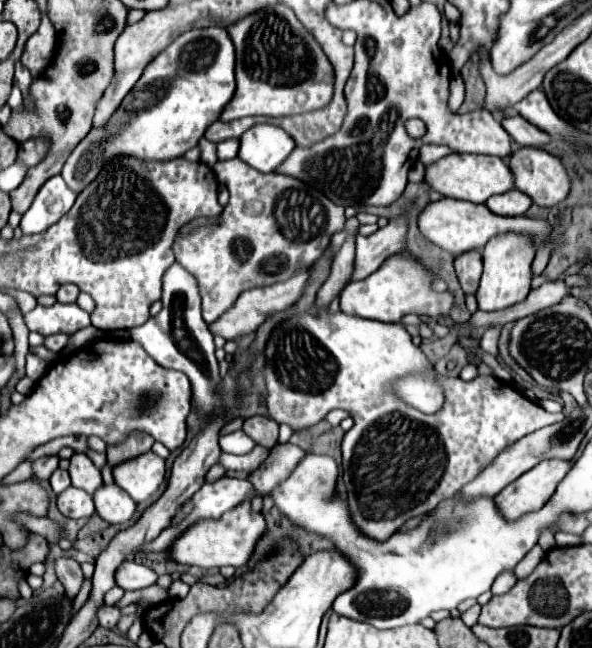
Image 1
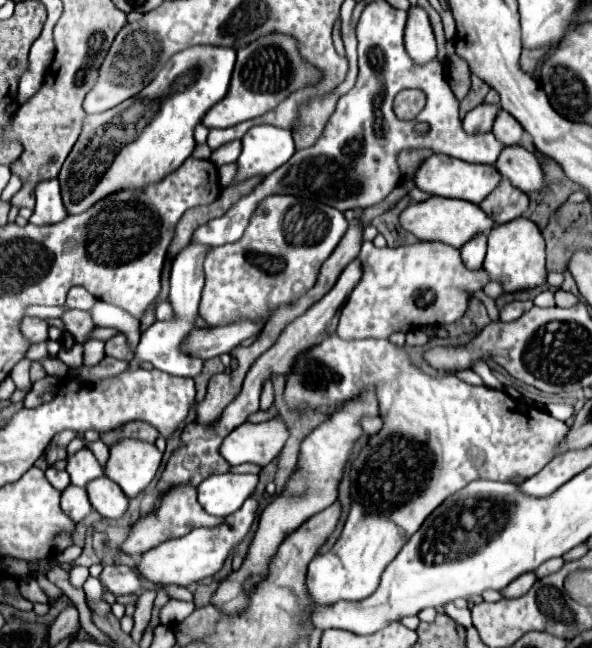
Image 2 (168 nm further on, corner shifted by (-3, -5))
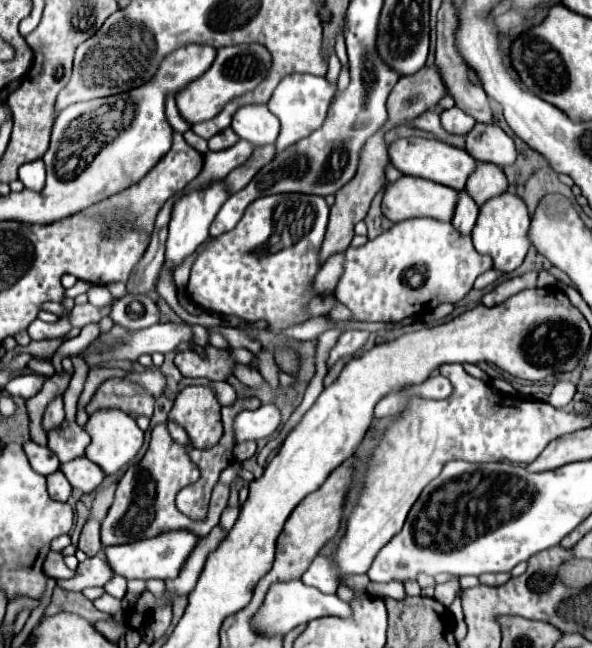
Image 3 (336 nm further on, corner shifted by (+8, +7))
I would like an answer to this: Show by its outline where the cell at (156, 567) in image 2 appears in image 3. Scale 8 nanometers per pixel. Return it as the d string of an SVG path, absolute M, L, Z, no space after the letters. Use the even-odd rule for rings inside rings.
M171 530L171 532L161 532L153 538L143 538L143 540L121 544L121 546L107 546L105 554L107 554L109 566L113 568L113 572L127 580L131 578L173 580L179 576L183 564L187 562L197 542L199 542L199 536L193 534L191 530Z

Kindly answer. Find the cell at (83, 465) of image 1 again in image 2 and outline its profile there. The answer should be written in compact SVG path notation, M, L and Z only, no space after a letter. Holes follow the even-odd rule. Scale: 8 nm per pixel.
M82 448L76 454L68 456L66 462L68 462L66 464L66 472L70 474L70 480L76 486L86 486L90 480L100 478L104 474L104 470L98 464L96 456L88 448Z

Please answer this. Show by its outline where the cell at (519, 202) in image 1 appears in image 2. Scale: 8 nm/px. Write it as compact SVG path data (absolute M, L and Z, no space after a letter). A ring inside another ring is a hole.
M508 180L500 182L500 188L492 192L492 196L486 196L480 202L480 208L496 222L496 224L506 224L518 216L524 214L528 208L528 196L520 190L516 190Z

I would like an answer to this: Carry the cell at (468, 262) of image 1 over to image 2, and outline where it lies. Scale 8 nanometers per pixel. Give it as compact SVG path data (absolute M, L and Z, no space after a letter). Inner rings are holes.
M476 236L476 240L468 240L468 244L464 244L460 254L464 264L468 264L468 268L482 268L486 256L486 236Z

